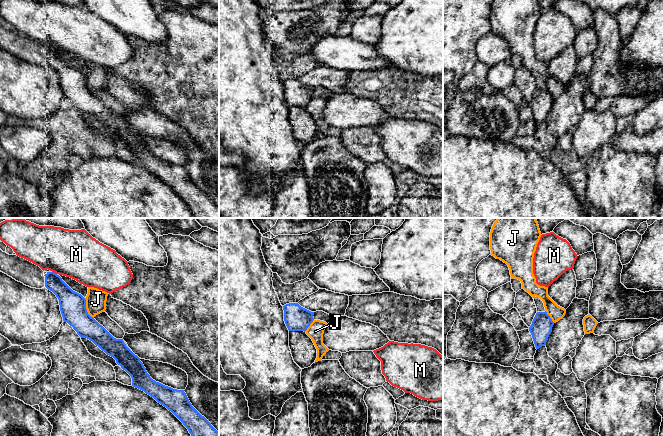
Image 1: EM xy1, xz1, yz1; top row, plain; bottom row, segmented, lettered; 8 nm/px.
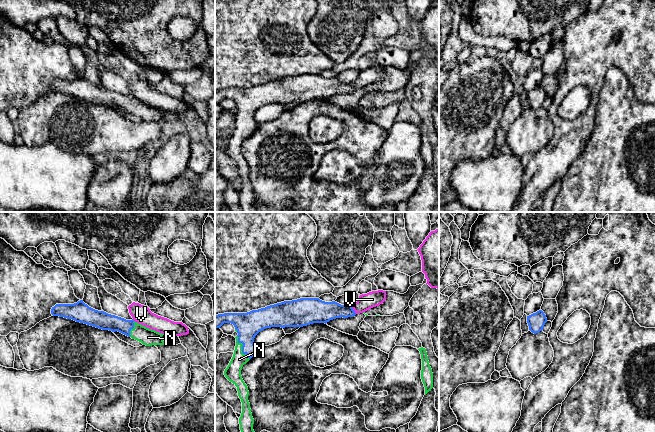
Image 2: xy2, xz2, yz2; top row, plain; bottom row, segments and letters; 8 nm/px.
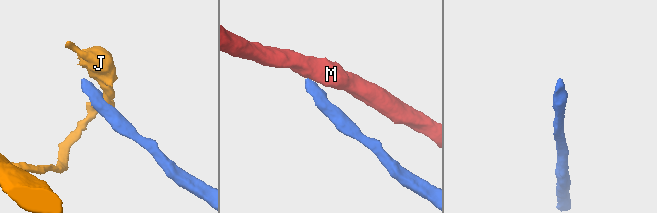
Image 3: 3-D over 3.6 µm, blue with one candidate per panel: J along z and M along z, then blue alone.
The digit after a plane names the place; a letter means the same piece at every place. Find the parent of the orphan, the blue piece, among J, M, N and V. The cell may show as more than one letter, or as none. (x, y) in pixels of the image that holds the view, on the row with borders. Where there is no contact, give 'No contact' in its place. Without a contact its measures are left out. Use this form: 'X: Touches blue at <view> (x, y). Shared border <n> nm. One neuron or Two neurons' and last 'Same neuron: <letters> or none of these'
J: Touches blue at xy1 (85, 308). Shared border 180 nm. Two neurons
M: Touches blue at xy1 (53, 272). Shared border 50 nm. Two neurons
N: Touches blue at xz2 (242, 347). Shared border 220 nm. One neuron
V: Touches blue at xz2 (352, 309). Shared border 80 nm. Two neurons
Same neuron: N

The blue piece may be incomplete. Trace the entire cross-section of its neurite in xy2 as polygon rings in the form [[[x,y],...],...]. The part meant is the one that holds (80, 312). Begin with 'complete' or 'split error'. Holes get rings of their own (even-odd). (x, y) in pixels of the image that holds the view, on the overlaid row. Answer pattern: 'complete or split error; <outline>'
split error; [[[78,301],[74,304],[56,304],[51,309],[53,316],[72,319],[76,322],[84,323],[102,330],[112,332],[118,331],[132,339],[141,342],[143,345],[164,345],[162,336],[164,334],[149,329],[132,320],[98,311],[83,302]]]

